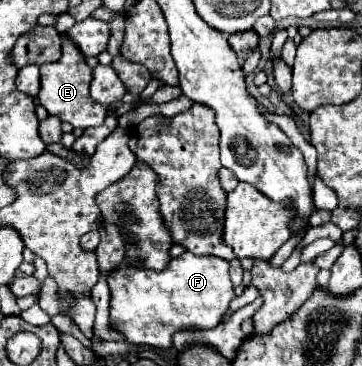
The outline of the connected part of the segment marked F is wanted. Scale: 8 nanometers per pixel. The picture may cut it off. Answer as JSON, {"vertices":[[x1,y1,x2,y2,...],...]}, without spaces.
{"vertices":[[183,253,169,263,165,273,153,273,149,269,119,267,109,275,111,289,111,325,125,335,125,341,137,345,149,345,153,349,171,349,171,337,185,329,213,329,219,325,223,313,233,301,233,285,229,281,229,263,219,257,197,257,193,253]]}

